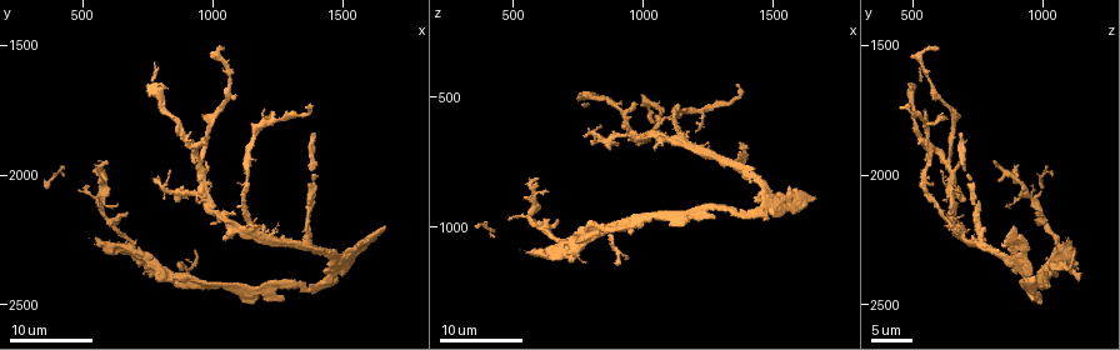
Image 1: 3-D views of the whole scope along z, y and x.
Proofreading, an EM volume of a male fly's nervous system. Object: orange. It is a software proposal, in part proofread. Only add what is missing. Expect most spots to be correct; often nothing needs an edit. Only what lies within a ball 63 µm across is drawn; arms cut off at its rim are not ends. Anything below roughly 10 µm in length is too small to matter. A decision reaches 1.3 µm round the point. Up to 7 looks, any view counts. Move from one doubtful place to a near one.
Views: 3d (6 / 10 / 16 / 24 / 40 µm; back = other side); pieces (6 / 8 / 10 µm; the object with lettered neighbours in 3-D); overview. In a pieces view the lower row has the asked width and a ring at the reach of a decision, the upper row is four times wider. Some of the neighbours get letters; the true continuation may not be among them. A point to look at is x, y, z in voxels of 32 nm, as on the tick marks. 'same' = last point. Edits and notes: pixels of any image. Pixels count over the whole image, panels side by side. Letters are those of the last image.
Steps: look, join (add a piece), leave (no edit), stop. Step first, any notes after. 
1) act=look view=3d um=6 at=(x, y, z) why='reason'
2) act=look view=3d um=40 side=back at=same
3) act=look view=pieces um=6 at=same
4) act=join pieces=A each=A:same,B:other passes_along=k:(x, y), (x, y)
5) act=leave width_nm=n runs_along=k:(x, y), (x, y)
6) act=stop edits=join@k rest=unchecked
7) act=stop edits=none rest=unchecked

act=look view=3d um=24 at=(1030, 1500, 600) why='branch stops here'

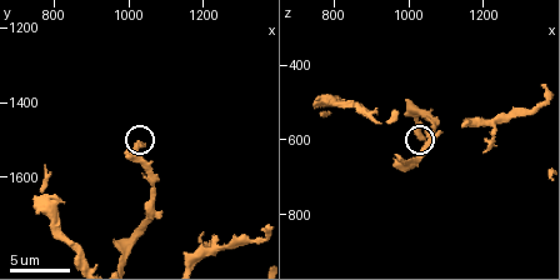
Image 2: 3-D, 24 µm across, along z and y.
act=look view=pieces um=10 at=same why='see the neighbours'

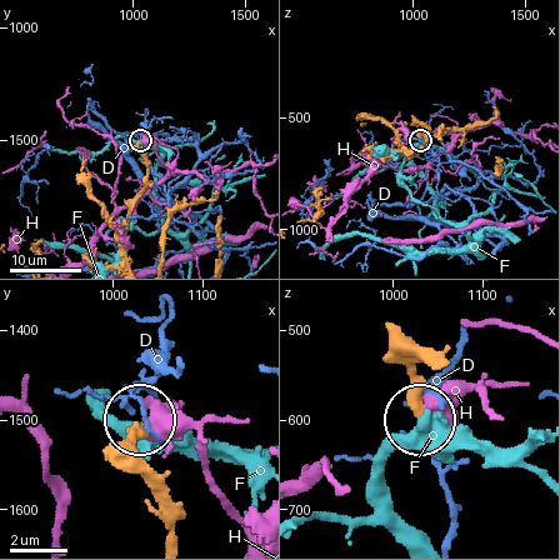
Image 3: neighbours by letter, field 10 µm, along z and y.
act=leave width_nm=360 each=D:other,F:other,H:other found='none of them fits'

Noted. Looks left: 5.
act=look view=3d um=16 at=(1040, 2240, 690) why='an open end'

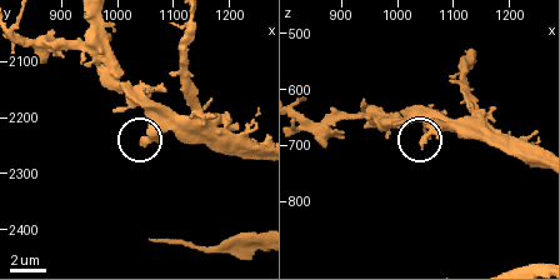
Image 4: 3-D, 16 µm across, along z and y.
act=look view=pieces um=8 at=(1050, 2245, 700)

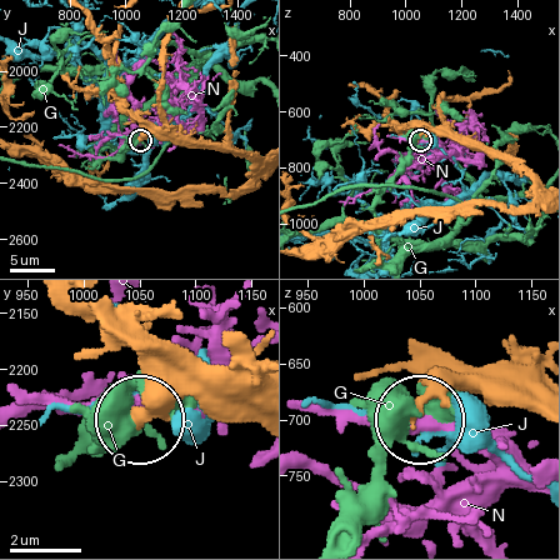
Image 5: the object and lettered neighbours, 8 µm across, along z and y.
act=leave width_nm=290 each=G:other,J:other,N:other runs_along=5:(536, 411), (446, 390), (420, 414) found='no lettered piece goes on from it'

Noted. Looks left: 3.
act=look view=3d um=16 at=(680, 2140, 980) why='free end'

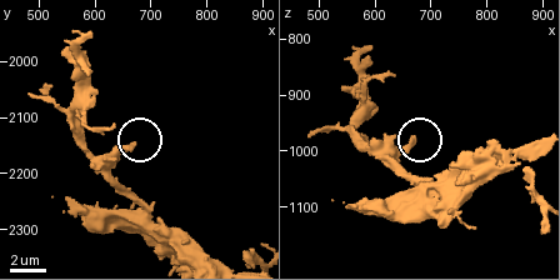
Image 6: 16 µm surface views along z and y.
act=look view=pieces um=10 at=(670, 2145, 975)

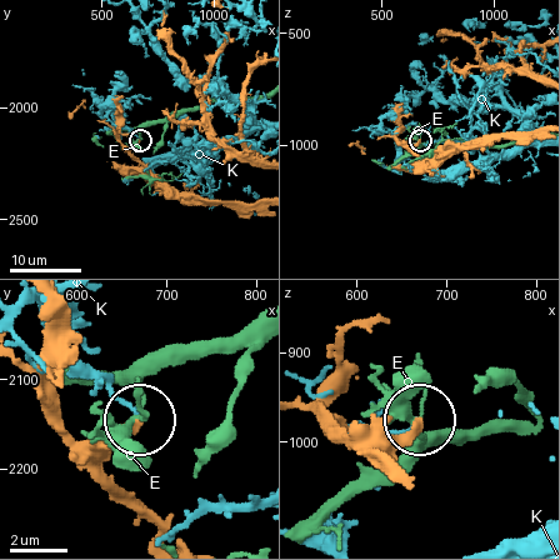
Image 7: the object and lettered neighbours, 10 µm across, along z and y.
act=leave each=E:other,K:other runs_along=7:(129, 498), (100, 461), (134, 421) found='none of them fits'

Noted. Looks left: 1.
act=stop edits=none rest=unchecked

